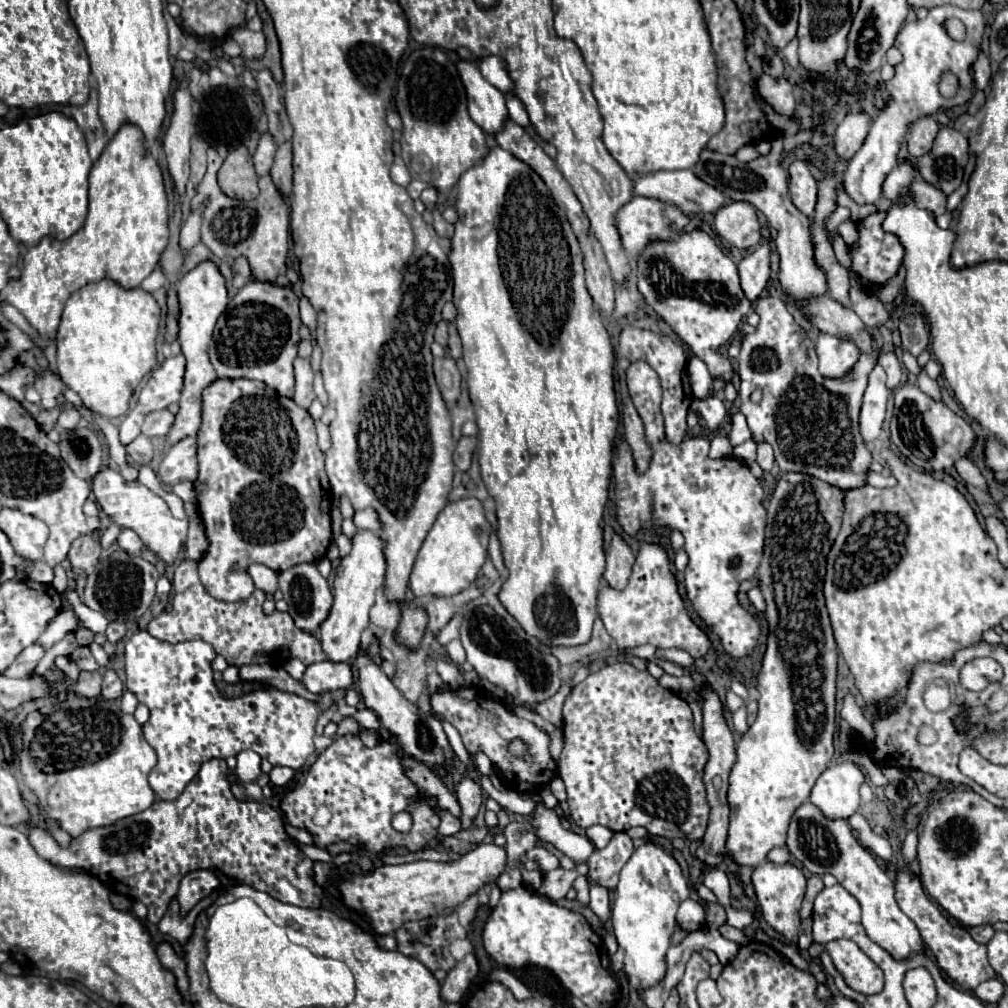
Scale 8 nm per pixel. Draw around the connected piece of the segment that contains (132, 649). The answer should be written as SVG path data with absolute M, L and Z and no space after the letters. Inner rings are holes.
M137 631L125 641L125 671L127 681L125 687L135 693L135 697L145 703L151 711L149 721L143 725L143 735L147 743L157 753L157 765L149 773L149 785L157 793L159 799L177 799L187 783L199 773L201 763L213 759L213 757L231 757L237 755L241 749L253 749L263 759L269 759L273 767L291 767L299 769L305 765L307 757L315 753L313 735L315 735L315 723L321 711L325 711L333 701L345 695L345 691L331 691L321 695L317 703L307 701L299 695L283 693L279 689L259 689L251 691L243 697L225 699L219 695L219 689L213 681L213 669L211 661L215 659L215 649L205 641L183 641L183 643L167 643L157 641L157 637L149 635L147 631Z

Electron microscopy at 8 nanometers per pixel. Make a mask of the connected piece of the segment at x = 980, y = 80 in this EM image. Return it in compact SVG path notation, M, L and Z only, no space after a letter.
M983 51L979 53L977 61L973 63L973 75L975 75L975 87L985 89L991 79L991 65L989 65L989 57Z

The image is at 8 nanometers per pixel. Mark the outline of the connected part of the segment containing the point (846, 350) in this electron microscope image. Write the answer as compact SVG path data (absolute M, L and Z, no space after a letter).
M819 333L817 355L819 355L819 373L823 377L841 379L853 371L853 365L859 361L861 353L851 341L841 341L833 335Z

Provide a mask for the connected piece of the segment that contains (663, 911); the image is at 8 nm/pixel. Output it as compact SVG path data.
M651 841L637 847L621 869L619 883L613 889L611 921L619 949L611 955L611 969L625 971L629 983L639 989L659 983L665 977L665 953L671 947L671 935L677 925L677 907L689 895L687 879L671 853Z

